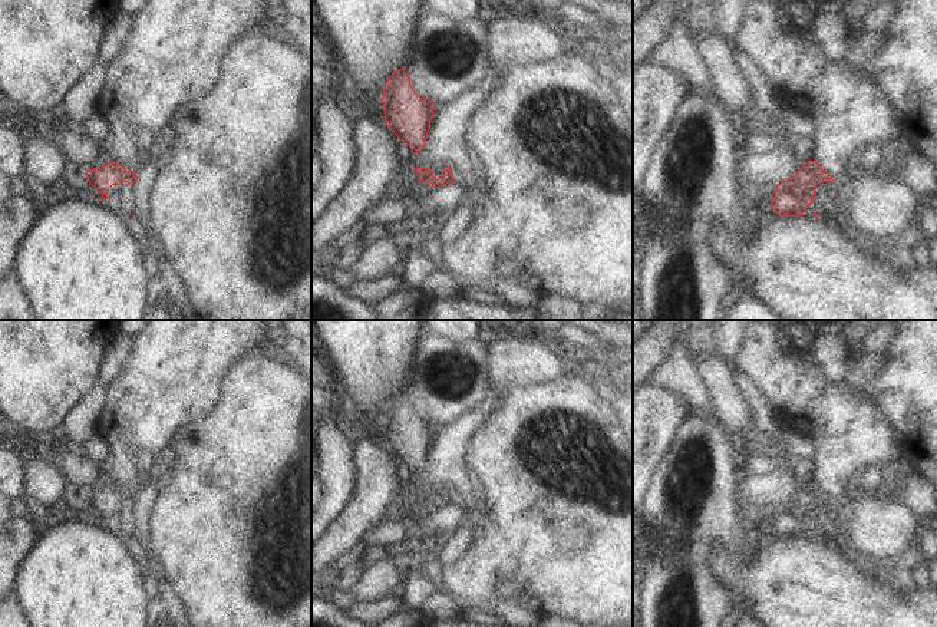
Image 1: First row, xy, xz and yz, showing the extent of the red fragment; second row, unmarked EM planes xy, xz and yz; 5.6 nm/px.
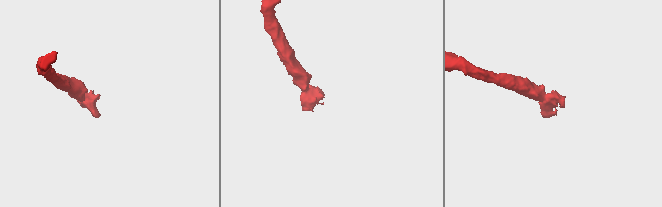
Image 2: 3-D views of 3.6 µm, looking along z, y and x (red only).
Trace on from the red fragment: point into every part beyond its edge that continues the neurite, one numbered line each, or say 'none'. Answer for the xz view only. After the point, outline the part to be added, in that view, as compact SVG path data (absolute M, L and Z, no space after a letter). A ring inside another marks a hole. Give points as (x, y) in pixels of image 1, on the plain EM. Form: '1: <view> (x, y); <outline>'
none

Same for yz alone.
none

